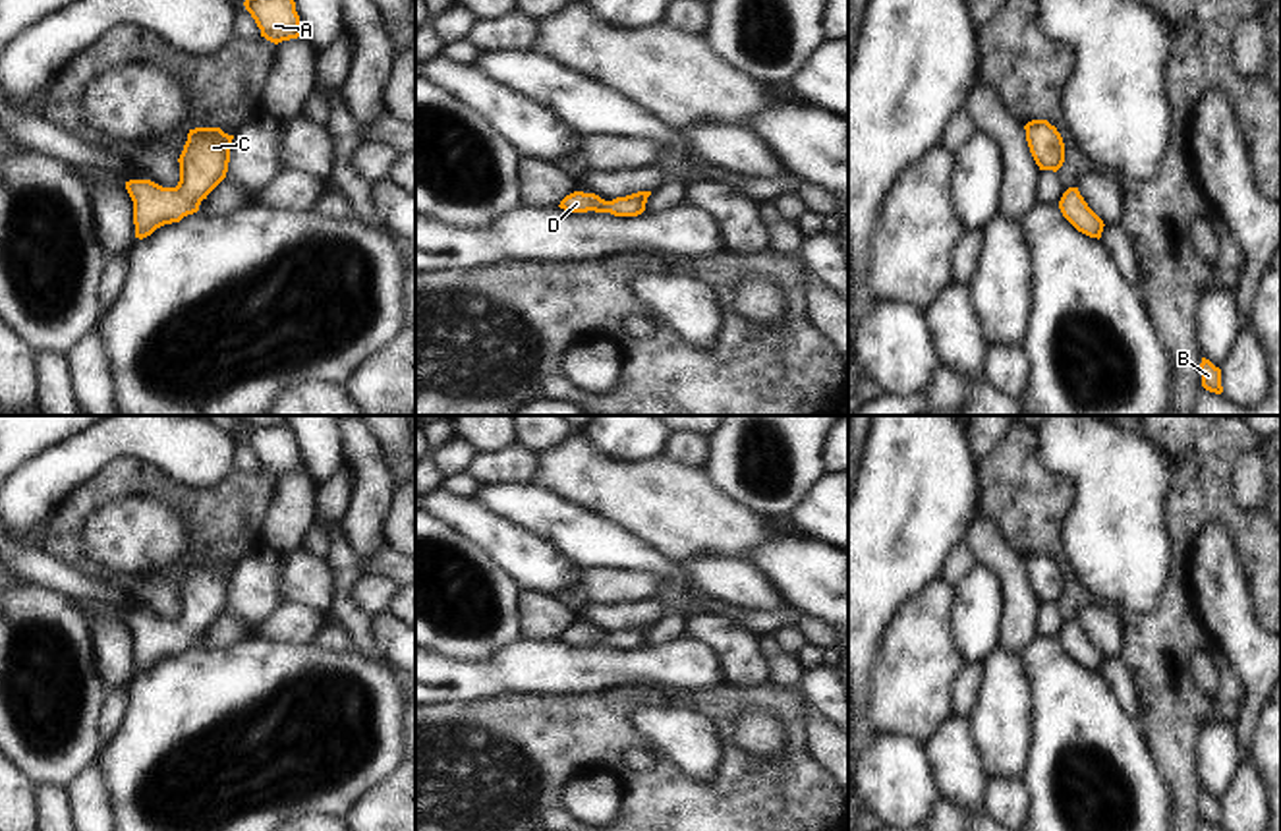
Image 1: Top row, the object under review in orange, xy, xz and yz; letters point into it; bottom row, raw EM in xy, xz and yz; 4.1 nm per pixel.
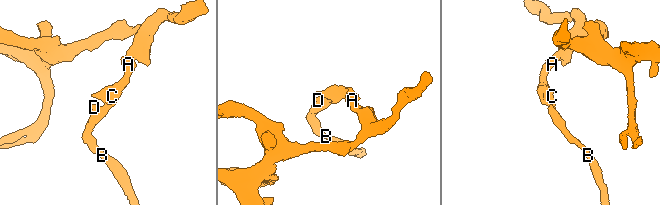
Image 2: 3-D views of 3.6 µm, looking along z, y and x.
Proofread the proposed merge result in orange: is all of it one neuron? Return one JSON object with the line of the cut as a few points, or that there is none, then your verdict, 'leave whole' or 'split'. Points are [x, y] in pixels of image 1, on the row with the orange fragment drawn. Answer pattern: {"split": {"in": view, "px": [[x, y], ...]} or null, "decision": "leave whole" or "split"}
{"split": null, "decision": "leave whole"}

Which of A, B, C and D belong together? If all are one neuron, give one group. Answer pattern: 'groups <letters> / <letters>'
groups A B C D

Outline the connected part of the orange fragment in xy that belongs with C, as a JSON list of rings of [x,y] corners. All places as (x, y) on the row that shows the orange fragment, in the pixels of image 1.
[[[220,128],[189,129],[178,158],[176,187],[162,187],[151,180],[126,182],[133,201],[135,238],[143,240],[157,228],[199,211],[201,201],[226,178],[232,139],[234,135]]]

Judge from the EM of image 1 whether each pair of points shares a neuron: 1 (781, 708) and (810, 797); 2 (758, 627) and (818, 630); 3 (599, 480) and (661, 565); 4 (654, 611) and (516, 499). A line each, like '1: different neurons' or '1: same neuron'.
1: same neuron
2: same neuron
3: different neurons
4: different neurons

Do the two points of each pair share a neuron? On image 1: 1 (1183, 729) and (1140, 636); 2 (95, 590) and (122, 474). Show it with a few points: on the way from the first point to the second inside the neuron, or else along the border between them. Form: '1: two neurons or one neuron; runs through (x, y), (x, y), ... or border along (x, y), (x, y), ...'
1: one neuron; runs through (1171, 706), (1158, 659)
2: two neurons; border along (56, 559), (101, 580)

